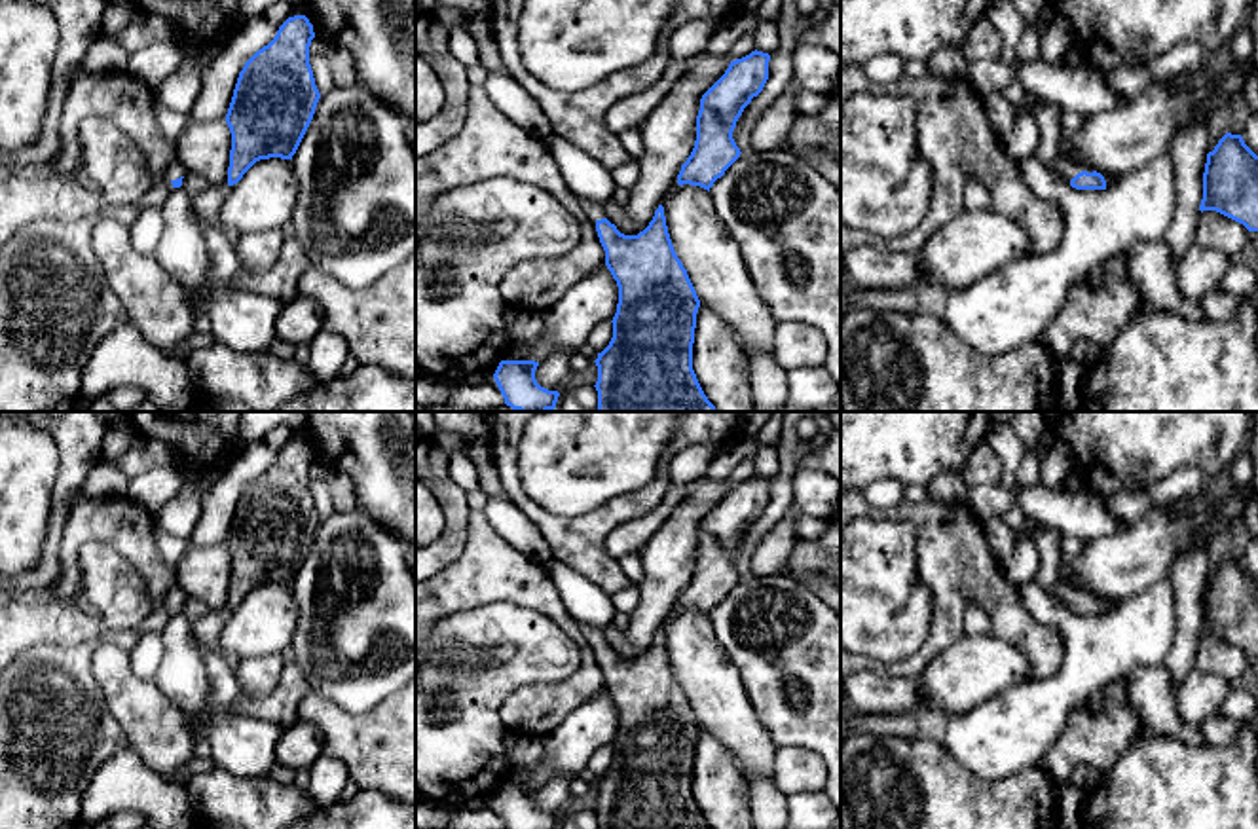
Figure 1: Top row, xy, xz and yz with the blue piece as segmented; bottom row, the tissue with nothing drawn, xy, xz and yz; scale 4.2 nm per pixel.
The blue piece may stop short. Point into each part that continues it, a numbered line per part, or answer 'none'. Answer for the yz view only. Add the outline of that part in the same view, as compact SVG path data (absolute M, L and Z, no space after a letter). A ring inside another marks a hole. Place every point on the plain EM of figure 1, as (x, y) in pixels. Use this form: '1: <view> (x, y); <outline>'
1: yz (1065, 594); M1059 580L1055 590L1053 590L1055 601L1061 605L1070 607L1080 596L1080 592L1076 588L1072 588L1070 584Z

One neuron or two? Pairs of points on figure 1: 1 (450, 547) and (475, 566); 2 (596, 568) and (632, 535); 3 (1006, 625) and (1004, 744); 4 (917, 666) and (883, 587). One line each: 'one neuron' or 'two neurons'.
1: two neurons
2: two neurons
3: two neurons
4: two neurons

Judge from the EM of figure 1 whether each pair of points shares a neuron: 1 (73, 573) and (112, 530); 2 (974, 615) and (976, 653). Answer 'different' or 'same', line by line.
1: same
2: different

